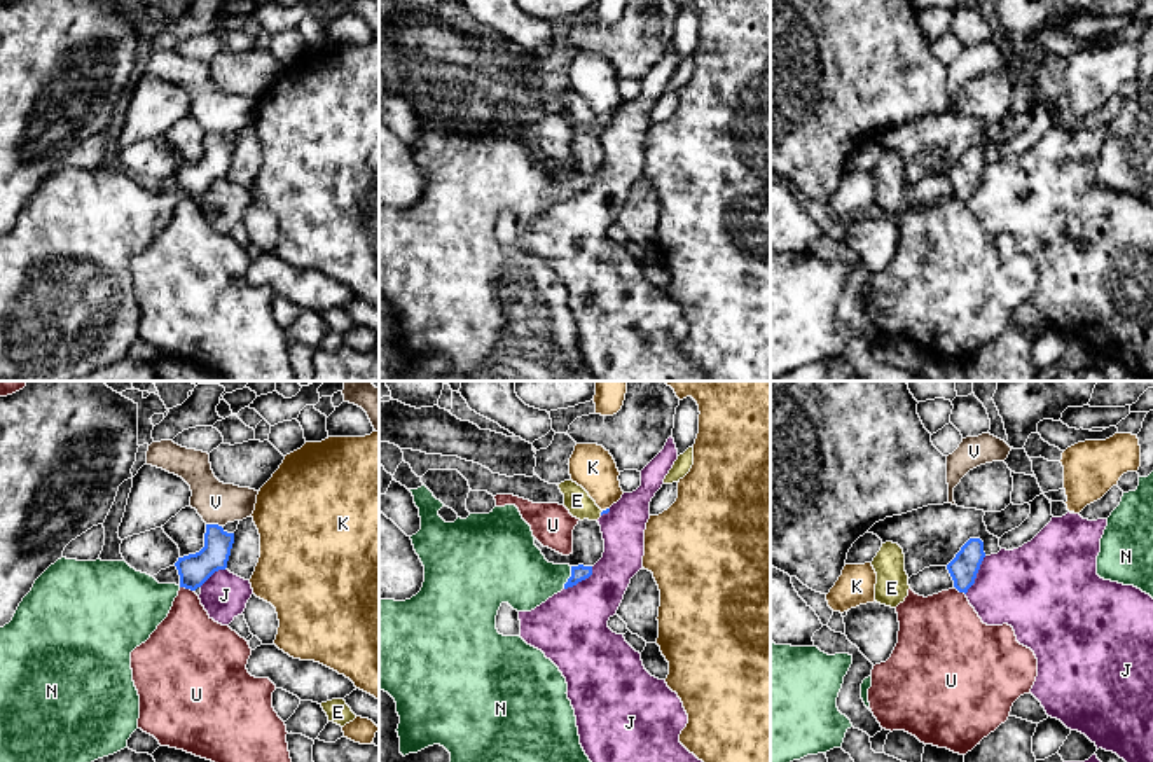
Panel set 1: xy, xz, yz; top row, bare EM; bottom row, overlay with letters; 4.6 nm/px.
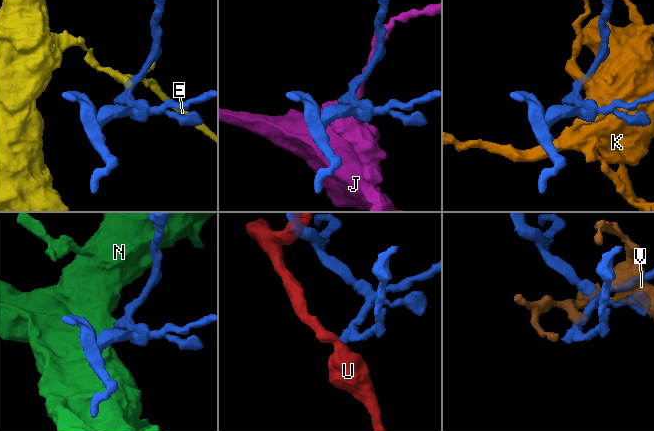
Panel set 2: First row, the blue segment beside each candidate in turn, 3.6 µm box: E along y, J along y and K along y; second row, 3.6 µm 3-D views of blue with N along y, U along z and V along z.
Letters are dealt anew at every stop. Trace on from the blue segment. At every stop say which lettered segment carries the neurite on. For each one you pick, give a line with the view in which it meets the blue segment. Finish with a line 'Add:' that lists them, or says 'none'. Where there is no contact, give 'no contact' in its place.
N: contact in xz
Add: N

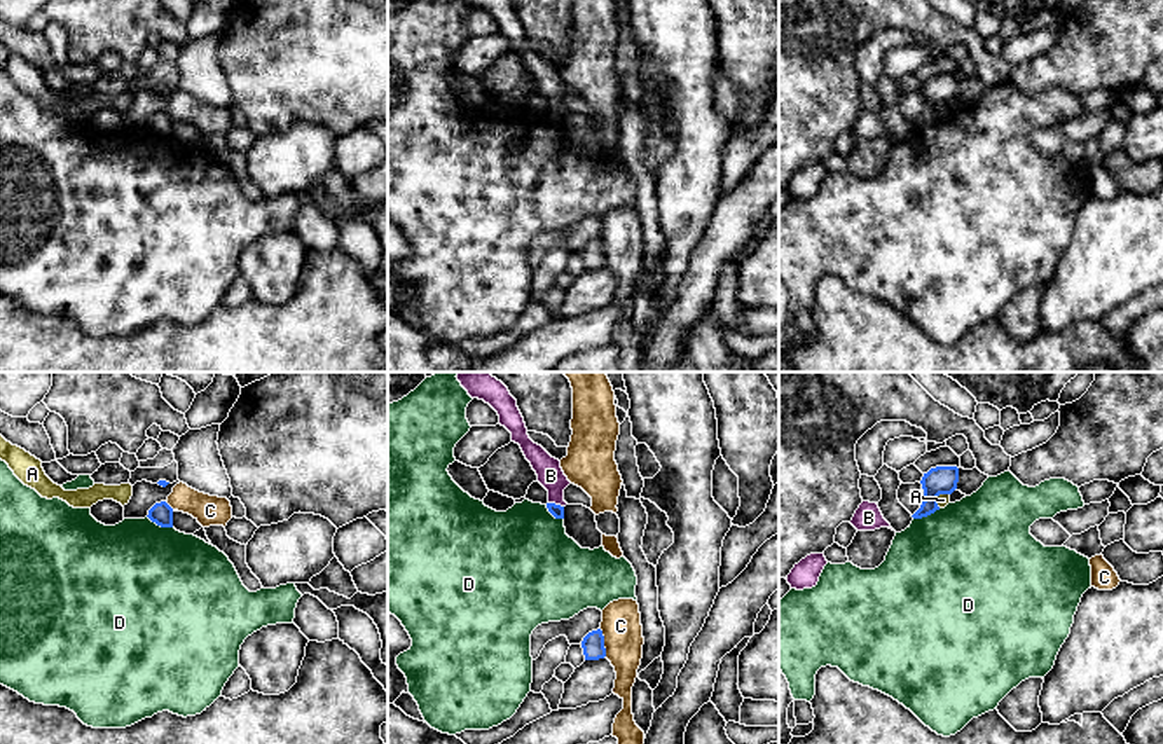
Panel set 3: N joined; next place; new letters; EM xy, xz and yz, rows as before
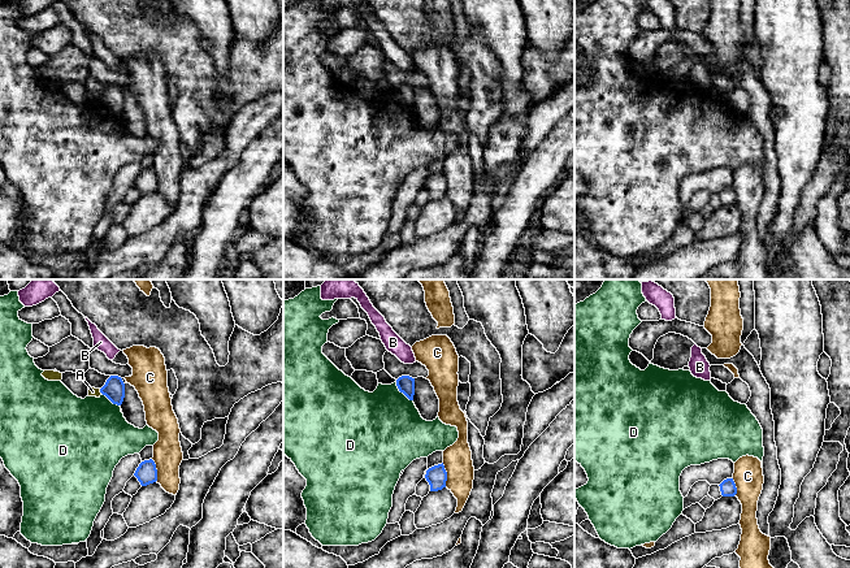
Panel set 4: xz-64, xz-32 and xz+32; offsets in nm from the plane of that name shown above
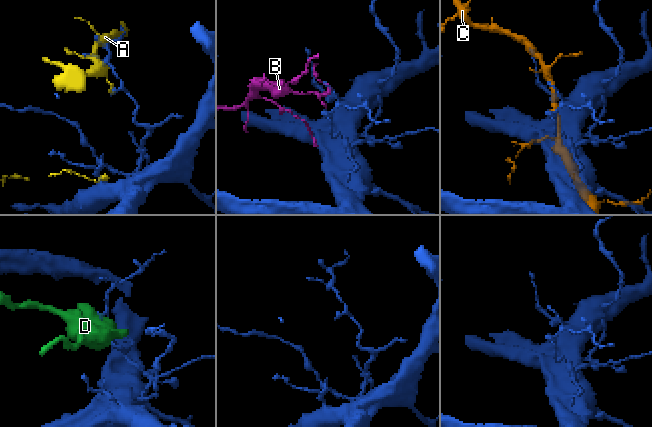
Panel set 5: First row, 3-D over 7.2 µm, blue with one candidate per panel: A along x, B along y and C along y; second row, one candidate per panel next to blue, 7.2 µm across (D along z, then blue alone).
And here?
Add: none

